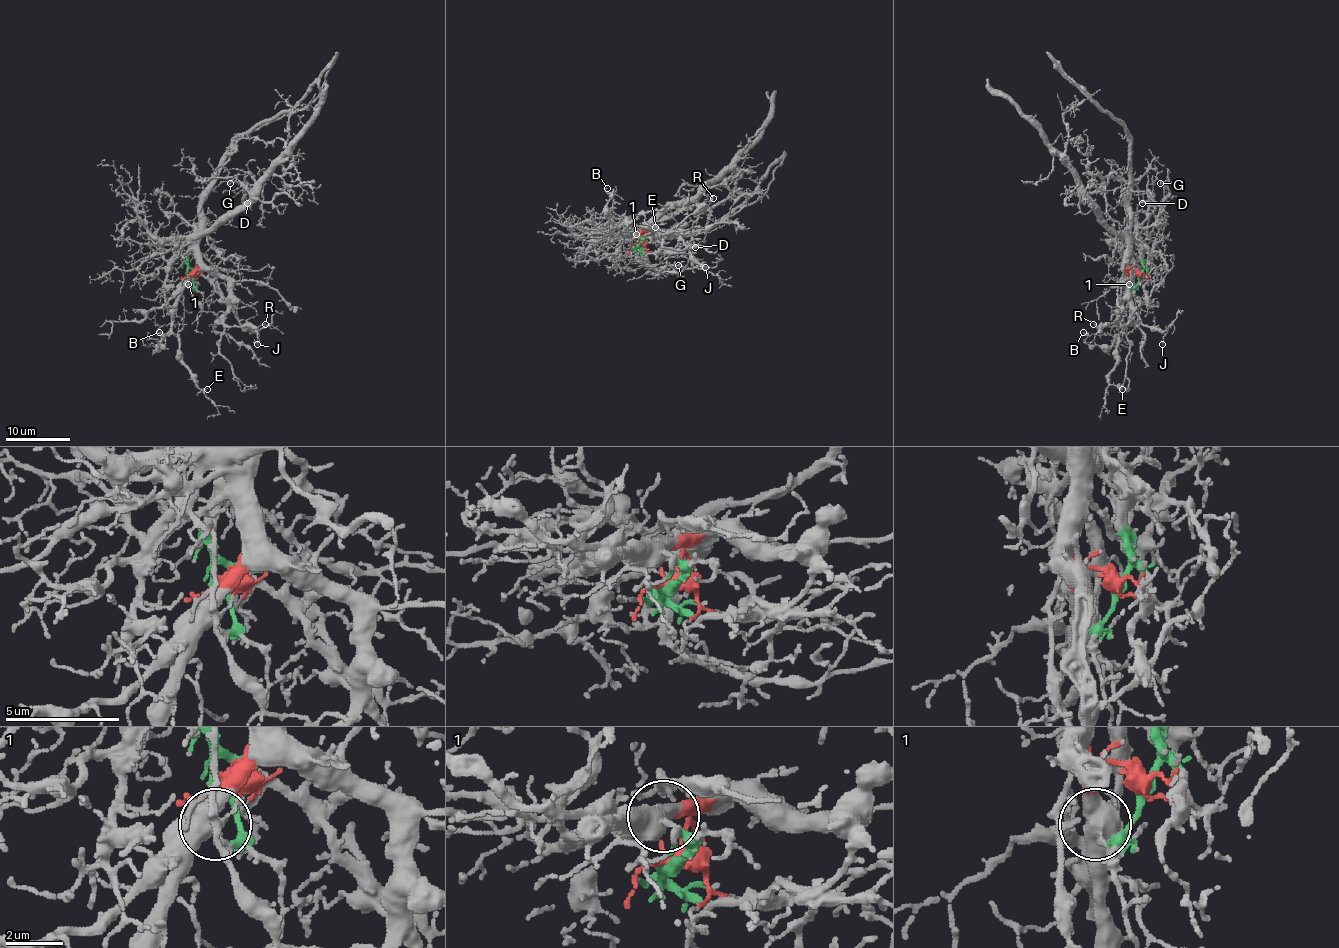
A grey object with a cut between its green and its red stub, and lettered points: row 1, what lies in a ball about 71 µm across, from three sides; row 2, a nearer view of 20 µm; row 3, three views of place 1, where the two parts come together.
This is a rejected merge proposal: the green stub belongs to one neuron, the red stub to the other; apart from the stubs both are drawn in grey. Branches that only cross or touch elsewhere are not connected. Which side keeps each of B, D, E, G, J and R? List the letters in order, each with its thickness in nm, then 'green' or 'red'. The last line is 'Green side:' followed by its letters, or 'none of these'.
B: 150 nm thick; red
D: 120 nm thick; green
E: 160 nm thick; red
G: 120 nm thick; green
J: 130 nm thick; red
R: 140 nm thick; red
Green side: D, G

